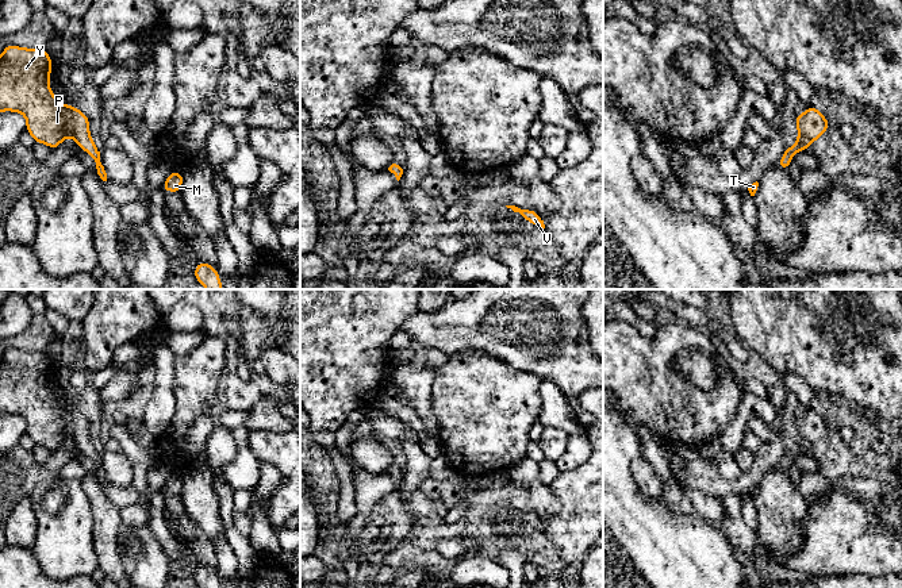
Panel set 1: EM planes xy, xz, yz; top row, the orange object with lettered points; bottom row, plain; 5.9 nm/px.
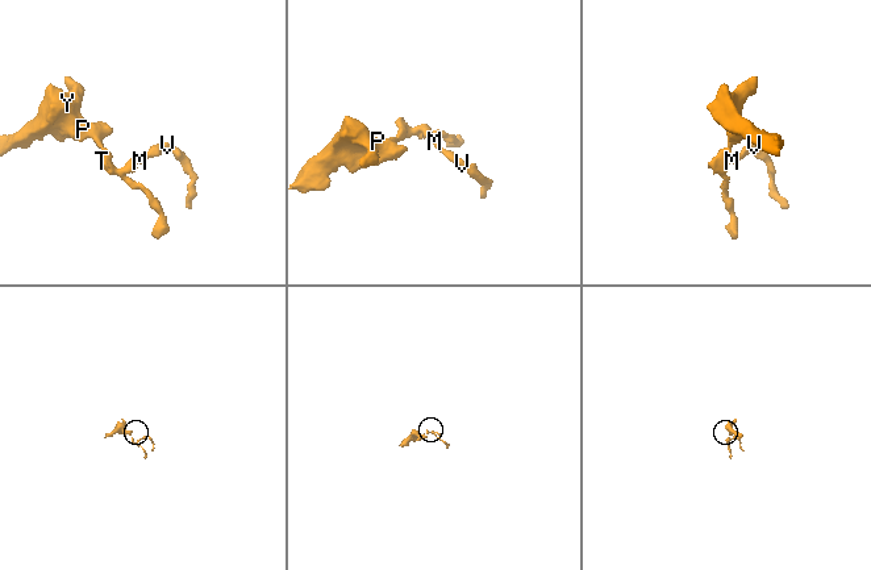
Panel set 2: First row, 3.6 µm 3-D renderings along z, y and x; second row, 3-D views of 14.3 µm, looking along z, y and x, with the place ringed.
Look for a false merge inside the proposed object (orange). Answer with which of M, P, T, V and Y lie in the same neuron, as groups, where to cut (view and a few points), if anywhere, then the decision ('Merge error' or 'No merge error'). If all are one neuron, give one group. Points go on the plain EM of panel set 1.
Groups: M P T V Y. No split. No merge error

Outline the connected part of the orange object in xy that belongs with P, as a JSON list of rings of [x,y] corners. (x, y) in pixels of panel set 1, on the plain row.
[[[5,349],[0,358],[0,415],[23,416],[26,434],[51,453],[65,441],[73,441],[95,462],[99,481],[107,488],[111,483],[91,441],[88,419],[76,410],[57,404],[49,389],[50,376],[51,360],[47,354]]]

